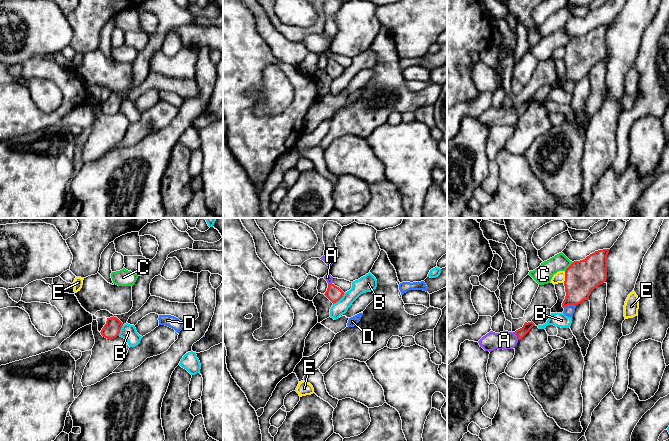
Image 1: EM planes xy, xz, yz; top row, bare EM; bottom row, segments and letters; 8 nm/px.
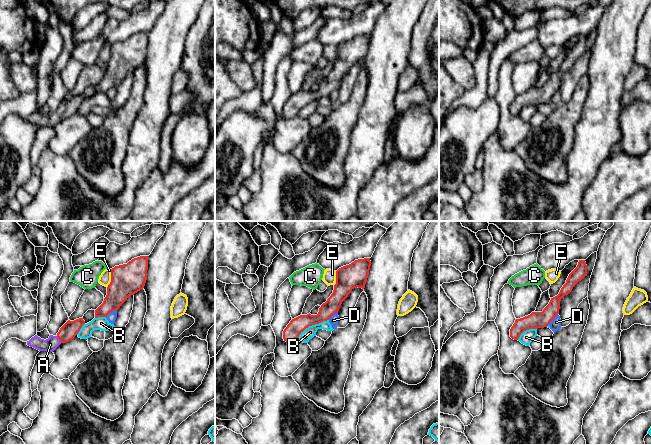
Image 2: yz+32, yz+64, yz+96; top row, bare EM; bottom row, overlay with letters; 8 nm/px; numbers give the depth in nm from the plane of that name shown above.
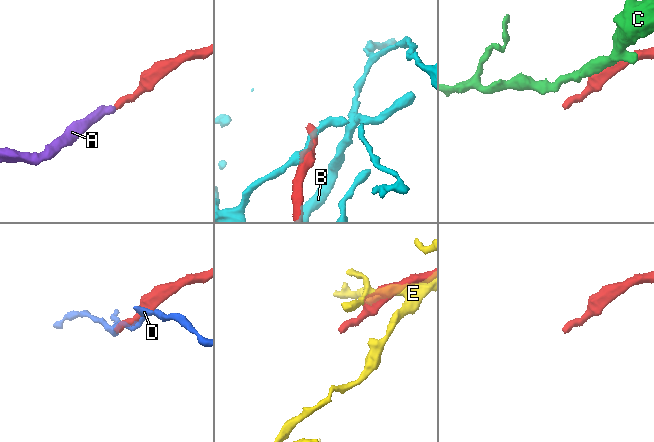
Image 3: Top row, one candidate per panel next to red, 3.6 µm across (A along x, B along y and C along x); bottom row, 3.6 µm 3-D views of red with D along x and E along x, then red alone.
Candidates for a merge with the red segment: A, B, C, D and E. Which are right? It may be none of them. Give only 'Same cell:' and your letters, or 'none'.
Same cell: A

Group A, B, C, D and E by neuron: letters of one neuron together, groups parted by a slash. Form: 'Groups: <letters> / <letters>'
Groups: A / B / C / D / E

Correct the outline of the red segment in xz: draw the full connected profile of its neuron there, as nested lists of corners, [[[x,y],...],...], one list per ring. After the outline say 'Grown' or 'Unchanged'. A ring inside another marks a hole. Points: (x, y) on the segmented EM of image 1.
[[[324,255],[320,259],[323,260],[329,266],[329,271],[324,276],[324,279],[328,283],[328,288],[324,295],[334,304],[343,297],[344,292],[332,283],[333,277],[330,275],[330,268],[333,262],[328,260]]]. Grown

